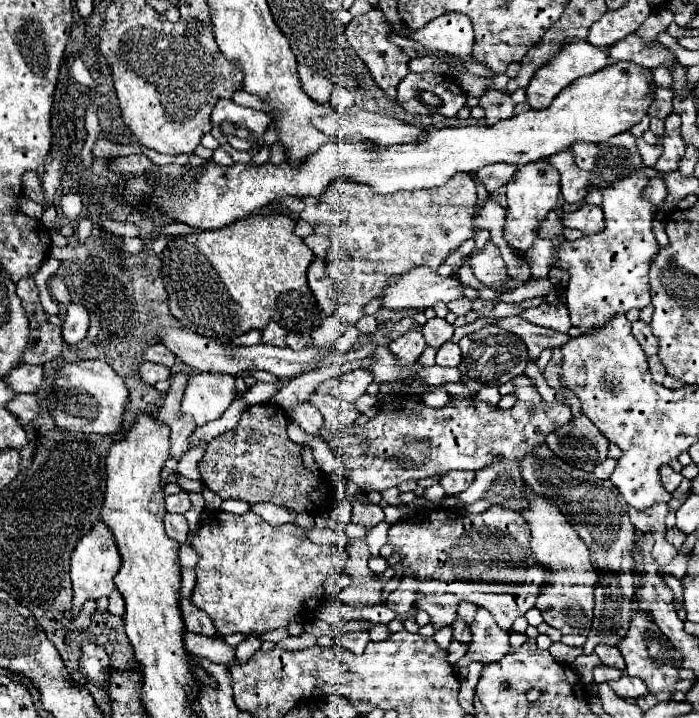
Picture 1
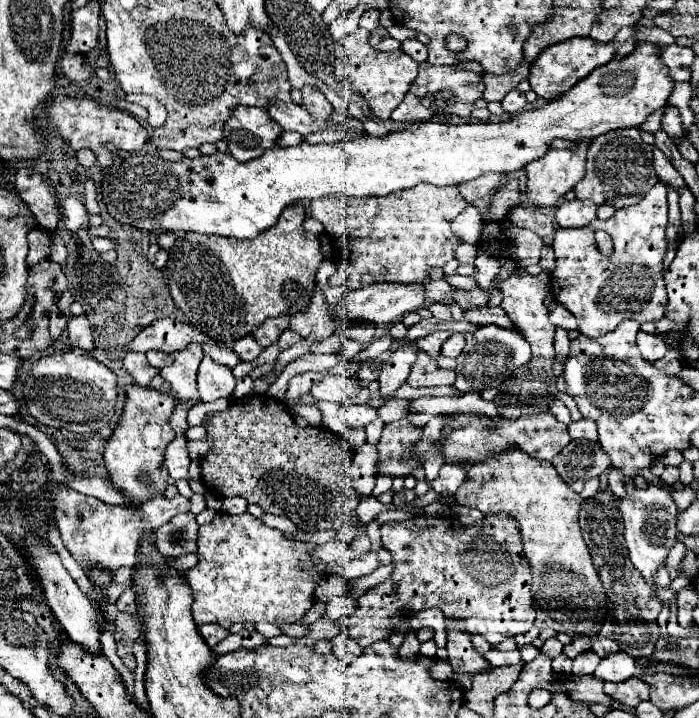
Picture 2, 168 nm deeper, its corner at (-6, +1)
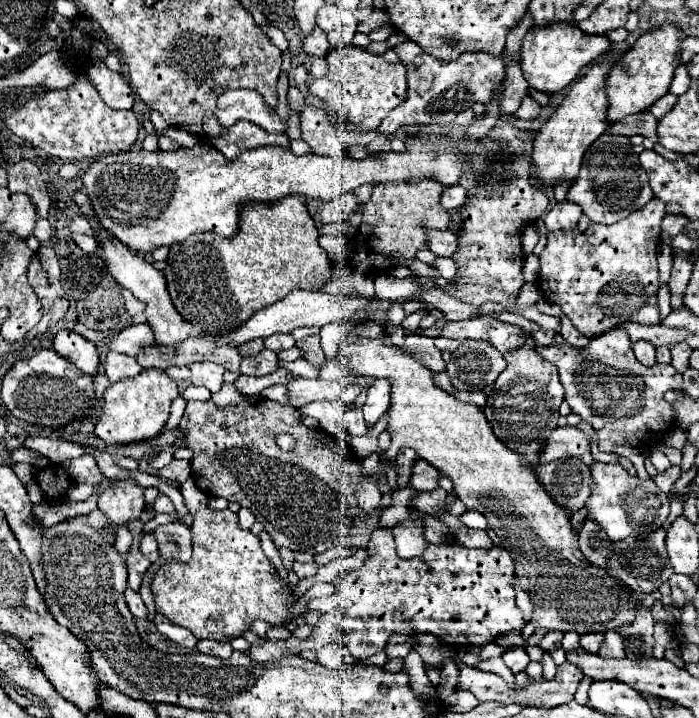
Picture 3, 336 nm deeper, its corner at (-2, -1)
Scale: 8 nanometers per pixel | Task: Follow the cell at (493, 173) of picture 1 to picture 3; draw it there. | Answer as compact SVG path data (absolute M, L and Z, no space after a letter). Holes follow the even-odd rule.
M456 185L456 187L446 187L444 189L444 195L442 195L442 207L452 211L452 209L460 209L464 207L466 203L466 189L462 185Z

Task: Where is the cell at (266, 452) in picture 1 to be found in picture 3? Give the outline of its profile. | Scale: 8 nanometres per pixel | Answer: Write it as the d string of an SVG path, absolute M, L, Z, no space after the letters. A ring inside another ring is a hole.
M258 399L254 405L218 407L210 401L190 401L186 405L182 423L188 437L178 441L178 429L162 431L148 443L136 443L132 447L104 447L96 437L84 439L80 433L68 433L64 427L54 429L58 437L96 445L112 455L142 459L148 453L164 451L168 445L182 443L194 451L192 479L196 487L208 495L224 497L248 507L260 523L264 523L272 541L292 551L322 553L332 547L366 547L372 531L378 525L378 513L364 513L356 505L354 483L360 475L358 461L350 451L344 453L340 437L322 429L308 429L300 421L296 407L282 405L270 399ZM288 433L296 439L294 449L284 451L276 445L276 437Z

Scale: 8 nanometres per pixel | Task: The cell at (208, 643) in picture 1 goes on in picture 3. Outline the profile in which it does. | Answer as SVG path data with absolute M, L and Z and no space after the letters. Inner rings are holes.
M390 527L374 529L368 541L370 557L356 569L336 577L336 593L342 595L344 603L334 611L326 613L314 627L308 639L284 639L272 641L262 639L262 643L250 643L248 655L258 661L280 659L288 653L298 655L304 649L320 649L326 643L344 643L356 659L368 659L376 651L385 648L392 633L432 633L444 645L488 645L496 643L510 631L522 629L526 623L522 611L516 605L514 591L514 567L506 549L492 545L490 549L468 549L458 541L448 541L434 545L430 543L420 557L402 559L394 547L394 533ZM468 569L494 569L496 585L494 591L484 591L480 599L468 599ZM444 575L454 577L462 585L452 585L444 589ZM460 591L460 601L456 599ZM388 633L388 634L387 634Z

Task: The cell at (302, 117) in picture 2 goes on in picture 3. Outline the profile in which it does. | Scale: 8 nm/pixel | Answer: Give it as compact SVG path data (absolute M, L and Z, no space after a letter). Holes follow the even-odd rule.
M236 89L220 95L216 115L222 127L230 127L232 123L244 119L264 127L268 133L288 133L288 125L280 119L280 115L266 105L258 91L252 89Z

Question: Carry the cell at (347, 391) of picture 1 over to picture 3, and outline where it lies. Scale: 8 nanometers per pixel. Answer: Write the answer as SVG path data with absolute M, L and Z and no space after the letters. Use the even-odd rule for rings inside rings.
M294 379L288 383L288 395L290 403L298 409L312 401L324 401L330 397L330 383L324 383L324 379Z

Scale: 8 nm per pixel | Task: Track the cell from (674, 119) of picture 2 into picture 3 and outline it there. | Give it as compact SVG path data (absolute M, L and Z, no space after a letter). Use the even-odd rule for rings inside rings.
M668 93L668 95L664 95L664 99L658 99L648 111L656 117L656 119L662 119L664 115L668 115L670 111L672 111L672 107L674 107L674 103L676 103L676 95L672 95L672 93Z

